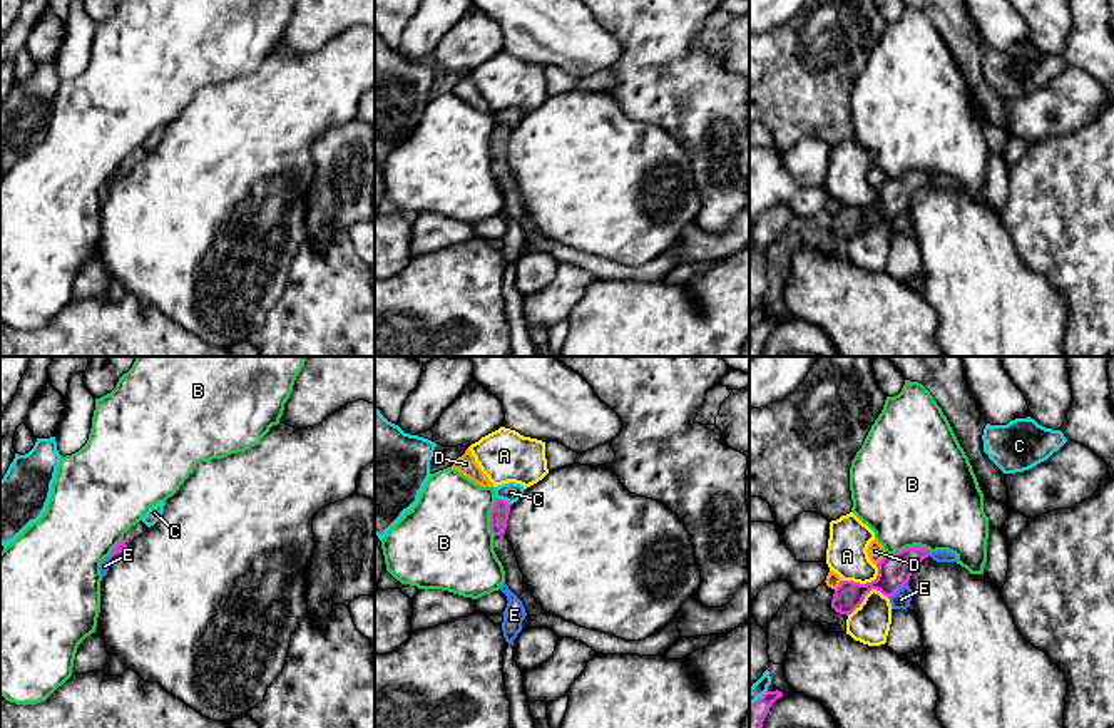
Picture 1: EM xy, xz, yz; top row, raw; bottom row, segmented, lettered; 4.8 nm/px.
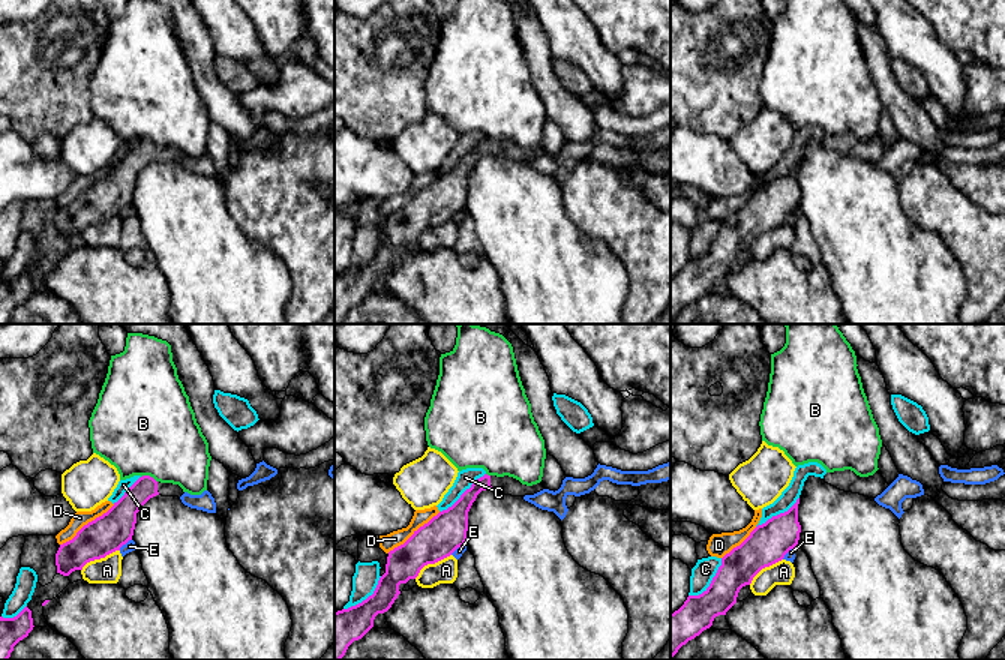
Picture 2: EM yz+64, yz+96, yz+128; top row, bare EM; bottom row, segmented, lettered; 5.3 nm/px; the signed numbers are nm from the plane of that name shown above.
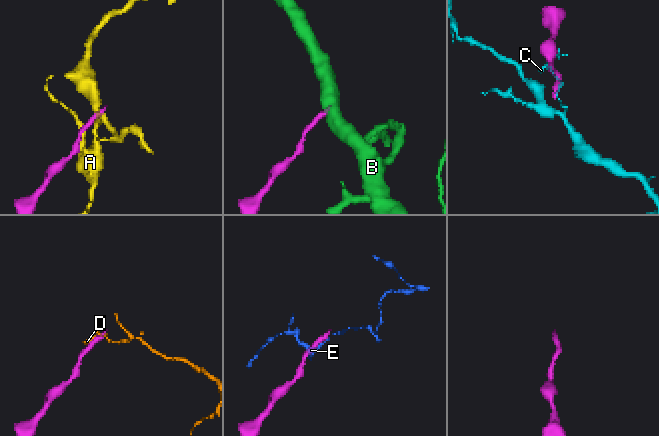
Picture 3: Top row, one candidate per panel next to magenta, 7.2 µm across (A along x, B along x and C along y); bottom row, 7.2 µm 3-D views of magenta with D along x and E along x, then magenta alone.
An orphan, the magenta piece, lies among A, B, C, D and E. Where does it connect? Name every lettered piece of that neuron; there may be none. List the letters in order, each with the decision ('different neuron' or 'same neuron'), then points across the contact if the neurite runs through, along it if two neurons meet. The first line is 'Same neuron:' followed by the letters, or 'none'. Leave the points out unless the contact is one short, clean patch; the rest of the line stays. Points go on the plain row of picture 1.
Same neuron: none
A: different neuron; border along yz (878, 193), (878, 199), (870, 206), (842, 206)
B: different neuron; border along yz (930, 176), (920, 171), (907, 171), (887, 179)
C: different neuron
D: different neuron
E: different neuron

